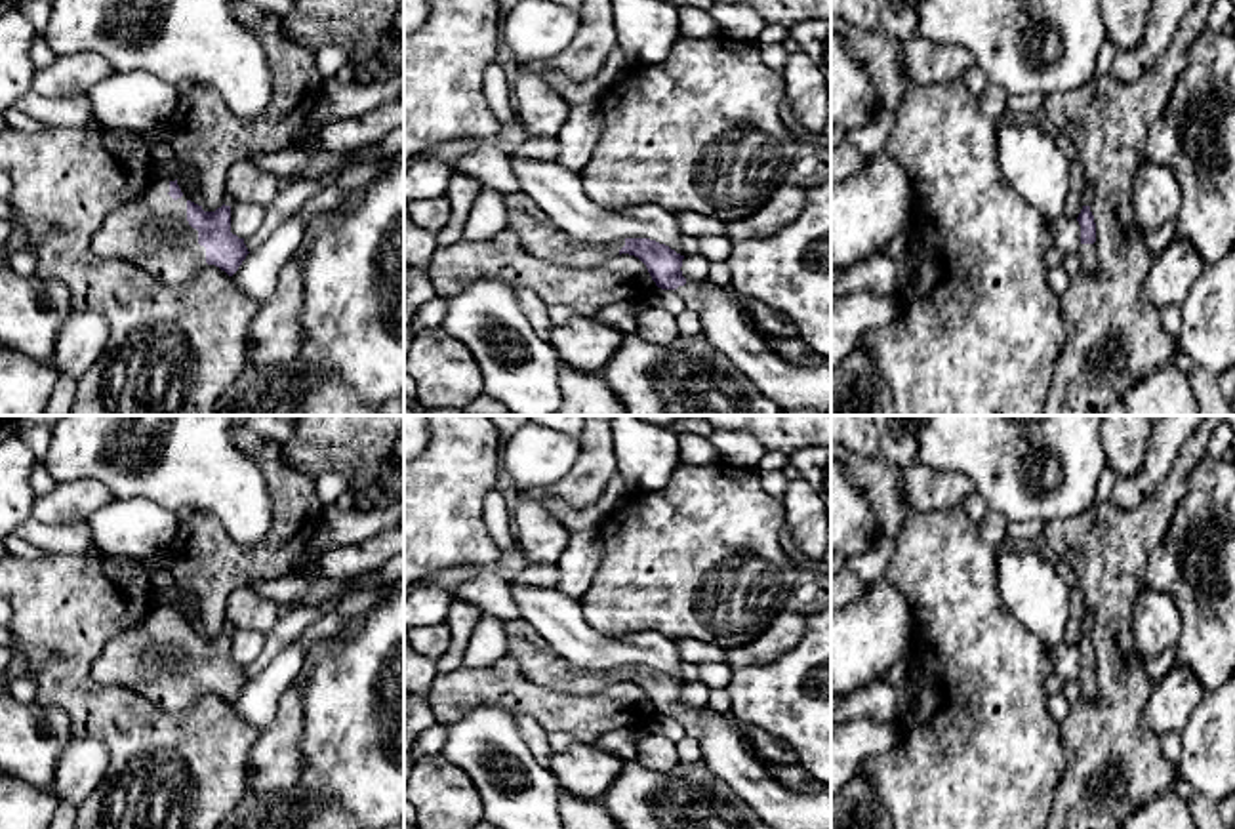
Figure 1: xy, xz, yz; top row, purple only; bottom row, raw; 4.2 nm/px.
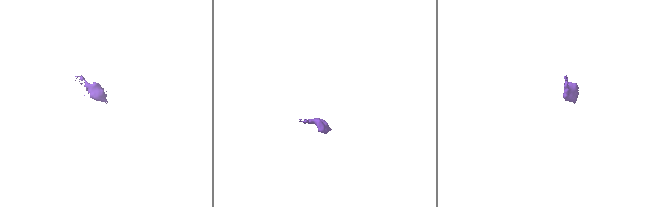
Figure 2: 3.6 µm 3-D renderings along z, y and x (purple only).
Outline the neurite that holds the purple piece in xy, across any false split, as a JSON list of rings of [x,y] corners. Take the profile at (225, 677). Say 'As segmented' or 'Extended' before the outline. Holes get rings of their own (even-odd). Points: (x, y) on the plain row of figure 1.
Extended. [[[156,608],[139,625],[112,637],[91,667],[91,677],[109,686],[128,688],[160,711],[189,711],[206,692],[233,703],[250,680],[244,665],[231,659],[231,633],[204,638],[187,627],[175,608]]]

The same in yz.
Extended. [[[1083,633],[1077,648],[1081,652],[1081,673],[1077,678],[1081,698],[1084,698],[1086,701],[1096,701],[1098,699],[1096,650],[1090,633]]]

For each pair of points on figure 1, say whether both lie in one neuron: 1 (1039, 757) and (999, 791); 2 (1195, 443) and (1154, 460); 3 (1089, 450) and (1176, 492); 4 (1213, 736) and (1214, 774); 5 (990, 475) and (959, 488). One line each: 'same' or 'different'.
1: same
2: different
3: different
4: same
5: different

